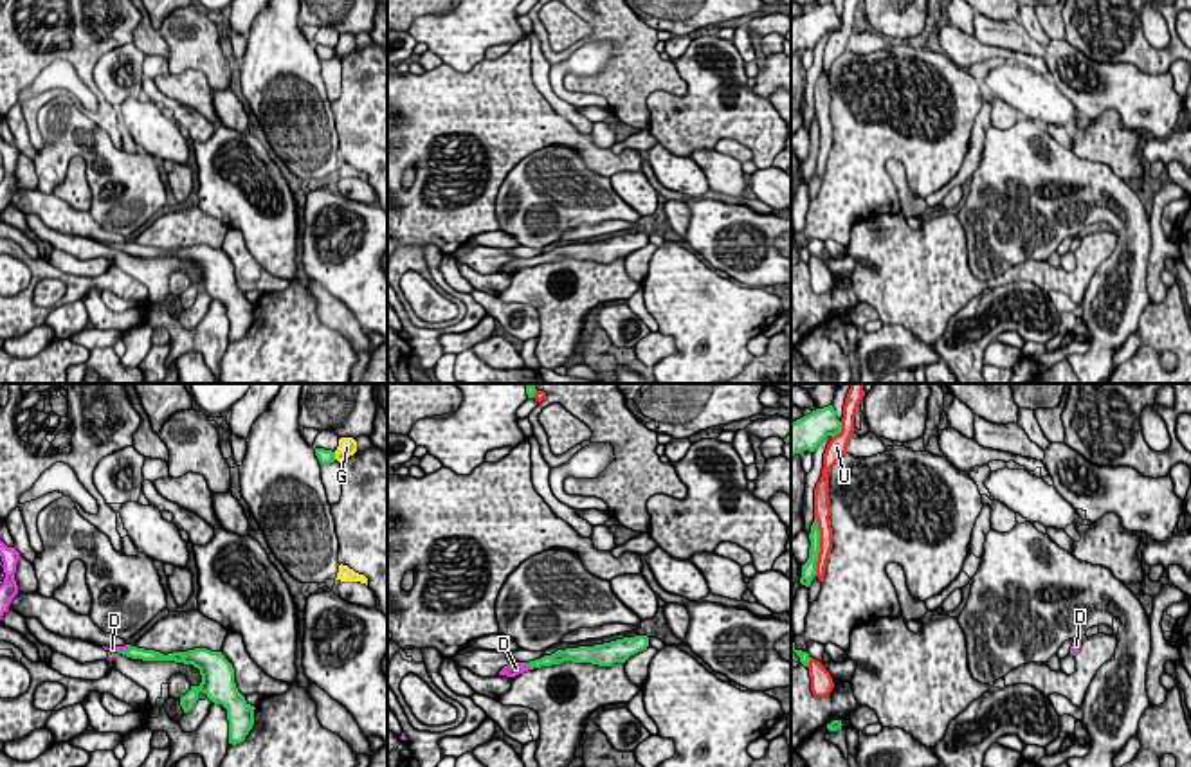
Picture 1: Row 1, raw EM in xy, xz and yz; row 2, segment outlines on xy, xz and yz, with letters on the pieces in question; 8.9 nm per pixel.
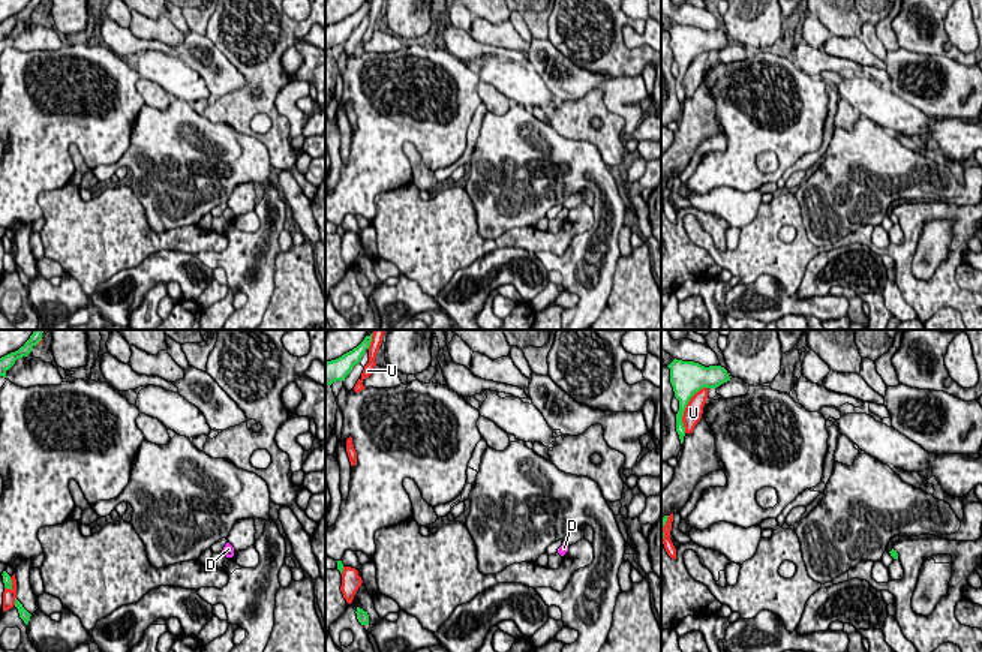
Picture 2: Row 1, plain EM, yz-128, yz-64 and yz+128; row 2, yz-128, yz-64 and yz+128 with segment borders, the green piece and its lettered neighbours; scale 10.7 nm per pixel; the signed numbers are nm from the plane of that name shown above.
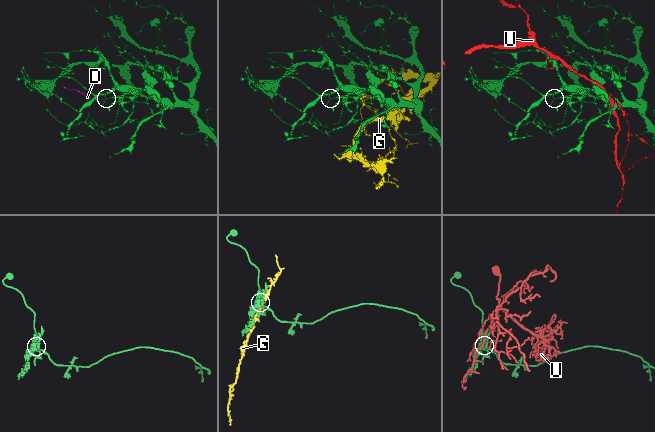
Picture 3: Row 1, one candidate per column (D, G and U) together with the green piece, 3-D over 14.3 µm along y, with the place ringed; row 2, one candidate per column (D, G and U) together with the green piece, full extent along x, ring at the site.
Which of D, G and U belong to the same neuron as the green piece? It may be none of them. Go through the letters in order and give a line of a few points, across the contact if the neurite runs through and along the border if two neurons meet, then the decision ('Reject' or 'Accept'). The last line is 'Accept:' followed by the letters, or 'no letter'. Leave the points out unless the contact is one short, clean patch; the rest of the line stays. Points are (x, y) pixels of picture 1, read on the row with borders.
D: Line: xz (548, 659), (527, 665), (516, 668). Accept
G: Reject
U: Reject
Accept: D

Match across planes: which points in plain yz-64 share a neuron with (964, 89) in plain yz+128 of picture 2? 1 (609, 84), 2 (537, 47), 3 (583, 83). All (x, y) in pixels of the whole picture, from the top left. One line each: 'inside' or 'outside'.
1: inside
2: inside
3: inside

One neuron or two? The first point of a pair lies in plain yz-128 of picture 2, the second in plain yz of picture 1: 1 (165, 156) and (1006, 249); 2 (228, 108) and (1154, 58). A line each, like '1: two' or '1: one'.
1: one
2: one

